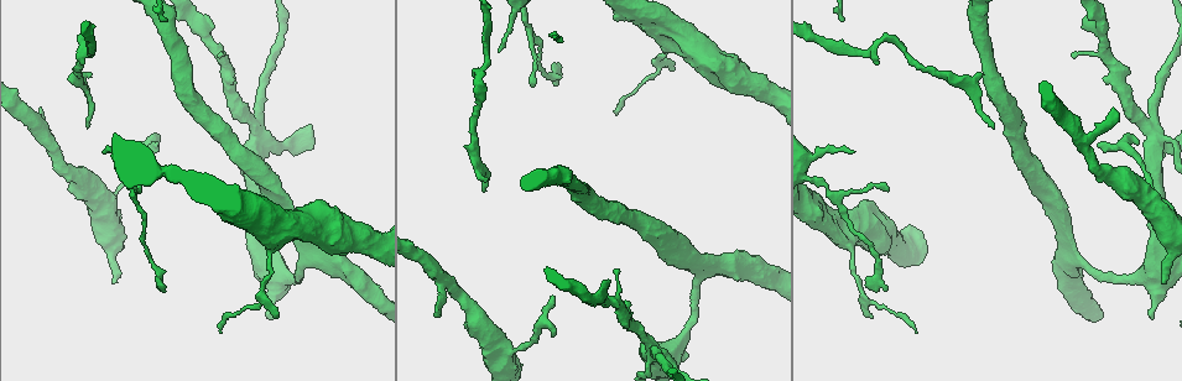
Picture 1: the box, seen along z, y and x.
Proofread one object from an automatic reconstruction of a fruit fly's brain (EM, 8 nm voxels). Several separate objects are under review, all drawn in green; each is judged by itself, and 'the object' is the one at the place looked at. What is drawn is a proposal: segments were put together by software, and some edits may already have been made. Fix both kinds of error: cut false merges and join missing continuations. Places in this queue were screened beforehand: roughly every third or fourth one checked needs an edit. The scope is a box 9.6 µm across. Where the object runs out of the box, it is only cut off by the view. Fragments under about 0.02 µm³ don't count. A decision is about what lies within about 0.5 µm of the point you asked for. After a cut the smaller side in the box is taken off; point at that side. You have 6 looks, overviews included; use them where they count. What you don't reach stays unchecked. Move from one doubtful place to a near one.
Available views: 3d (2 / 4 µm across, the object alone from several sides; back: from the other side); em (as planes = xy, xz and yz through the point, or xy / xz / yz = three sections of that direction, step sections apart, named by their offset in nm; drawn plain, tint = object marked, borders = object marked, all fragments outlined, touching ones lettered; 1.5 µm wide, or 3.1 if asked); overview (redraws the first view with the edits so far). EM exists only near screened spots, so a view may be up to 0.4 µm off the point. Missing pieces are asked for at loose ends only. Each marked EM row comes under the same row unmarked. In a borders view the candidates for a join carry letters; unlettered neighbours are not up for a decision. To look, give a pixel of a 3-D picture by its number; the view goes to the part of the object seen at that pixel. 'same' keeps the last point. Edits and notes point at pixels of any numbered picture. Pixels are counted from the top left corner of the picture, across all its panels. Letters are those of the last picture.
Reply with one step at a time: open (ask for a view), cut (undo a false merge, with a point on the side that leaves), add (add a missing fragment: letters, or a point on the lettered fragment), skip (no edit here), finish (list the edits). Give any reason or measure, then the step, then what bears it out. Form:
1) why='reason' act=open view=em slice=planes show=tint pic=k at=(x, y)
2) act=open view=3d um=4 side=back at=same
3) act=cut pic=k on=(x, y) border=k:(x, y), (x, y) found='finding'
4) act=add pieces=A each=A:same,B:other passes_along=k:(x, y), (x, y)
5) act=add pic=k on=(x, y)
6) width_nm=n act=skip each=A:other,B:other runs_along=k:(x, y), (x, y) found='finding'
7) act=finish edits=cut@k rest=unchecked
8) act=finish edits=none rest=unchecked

why='calibre changes' act=open view=em slice=planes show=borders pic=1 at=(258, 138)

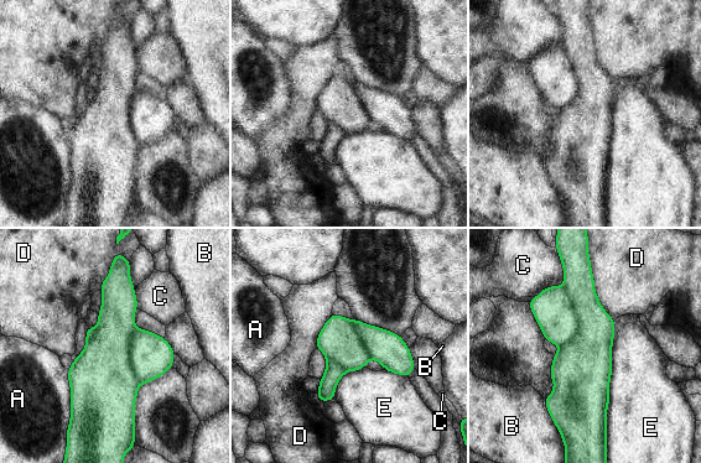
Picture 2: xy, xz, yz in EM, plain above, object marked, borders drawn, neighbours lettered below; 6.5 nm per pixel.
act=cut pic=2 on=(552, 308) each=A:other,B:other,C:other,D:other,E:other border=2:(564, 285), (579, 332), (561, 347) found='a second cell is stuck on'

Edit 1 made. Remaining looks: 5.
why='see it whole again' act=open view=overview

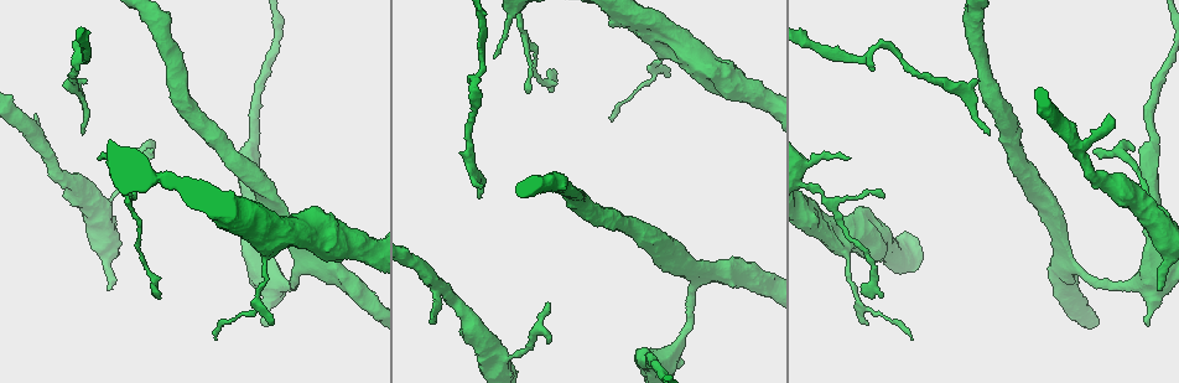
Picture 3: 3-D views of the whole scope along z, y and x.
why='free end' act=open view=em slice=xz step=8 show=tint pic=3 at=(112, 289)

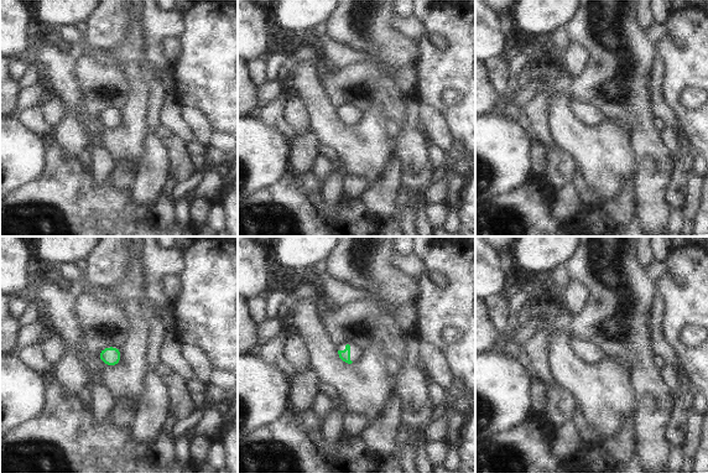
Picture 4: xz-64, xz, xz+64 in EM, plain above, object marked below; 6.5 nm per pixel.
act=open view=em slice=planes show=borders at=same

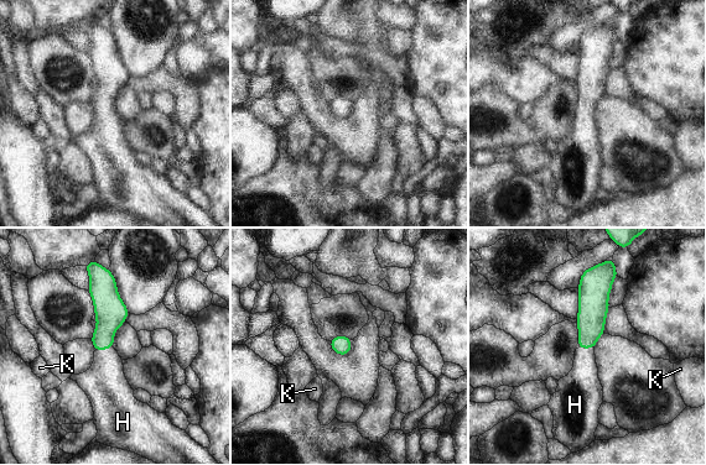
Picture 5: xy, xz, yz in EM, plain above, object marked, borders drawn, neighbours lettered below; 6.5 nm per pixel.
act=add pieces=H each=H:same,K:other passes_along=5:(110, 312), (103, 349), (105, 385) found='it goes on there'

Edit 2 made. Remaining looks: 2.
act=finish edits=cut@2,add@5 rest=unchecked

